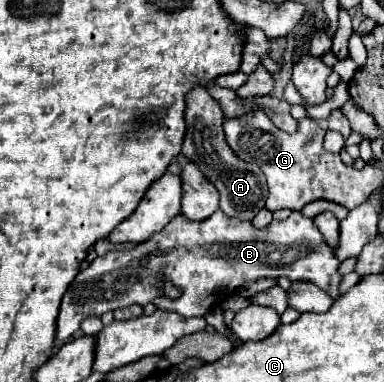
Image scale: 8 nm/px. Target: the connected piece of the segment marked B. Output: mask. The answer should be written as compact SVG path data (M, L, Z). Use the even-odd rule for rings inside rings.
M220 209L212 213L206 221L190 221L182 213L172 217L172 221L158 233L154 233L148 241L138 243L134 249L128 251L110 251L102 257L96 257L84 271L80 271L74 281L70 283L68 291L64 293L60 315L58 315L58 331L56 337L66 341L74 331L78 331L82 319L86 317L100 317L106 311L116 311L130 305L148 305L154 303L158 309L176 311L182 317L200 317L214 305L224 303L234 291L246 287L260 277L288 277L290 281L310 281L324 289L330 297L338 297L338 283L340 275L336 273L338 259L332 255L330 247L326 245L322 233L314 227L312 219L304 217L302 213L292 213L284 221L272 221L270 225L256 229L250 221L238 221L234 217L226 217ZM164 283L172 283L178 291L178 299L170 299L164 295Z

